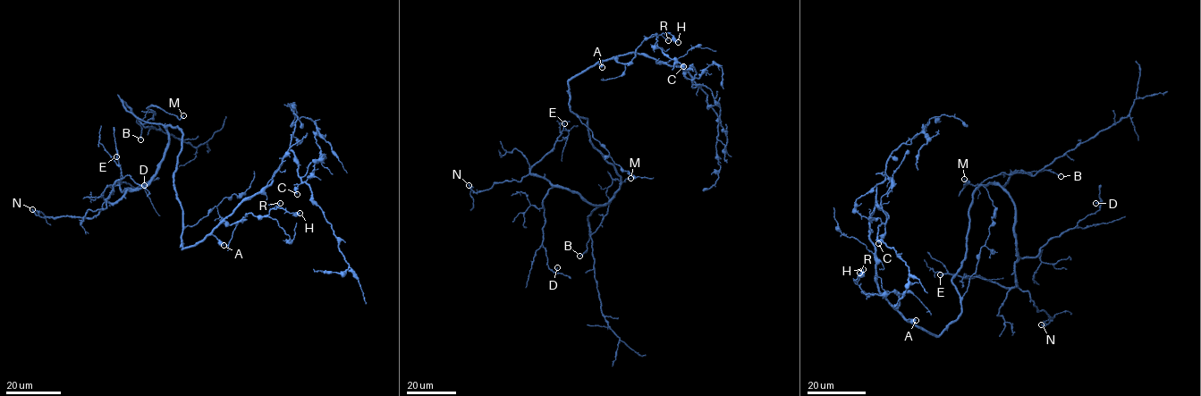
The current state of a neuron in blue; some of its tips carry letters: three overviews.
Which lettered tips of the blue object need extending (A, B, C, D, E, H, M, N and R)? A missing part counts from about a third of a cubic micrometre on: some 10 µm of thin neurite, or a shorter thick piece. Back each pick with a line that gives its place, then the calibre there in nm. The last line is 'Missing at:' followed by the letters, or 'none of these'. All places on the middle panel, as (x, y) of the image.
Missing at: none of these

